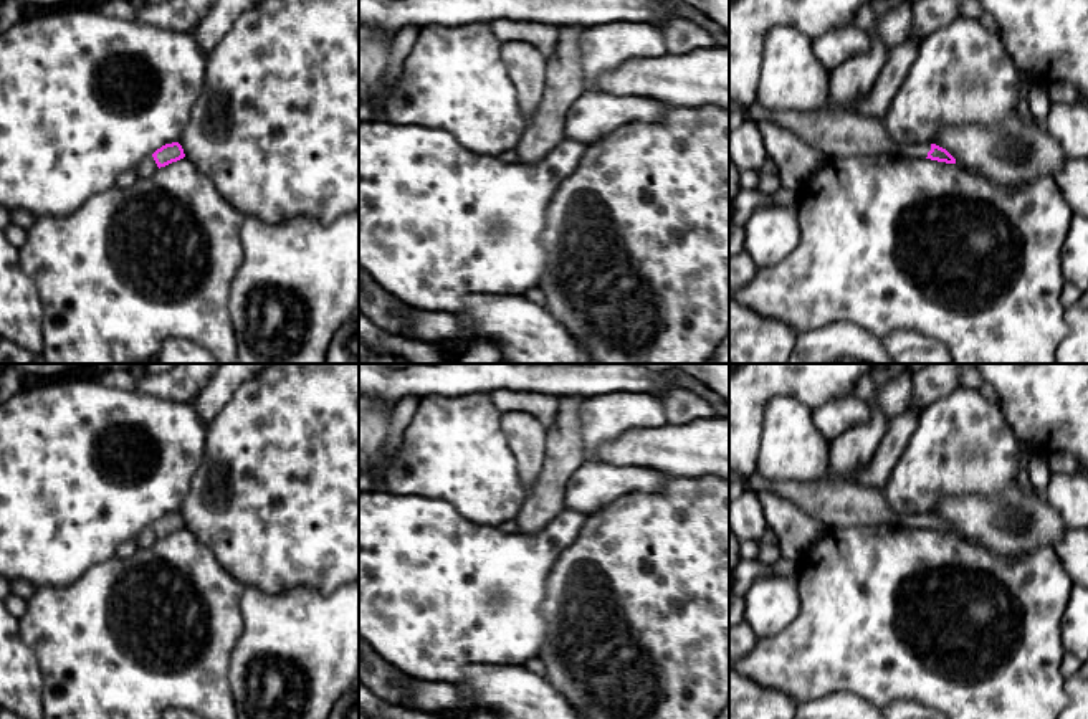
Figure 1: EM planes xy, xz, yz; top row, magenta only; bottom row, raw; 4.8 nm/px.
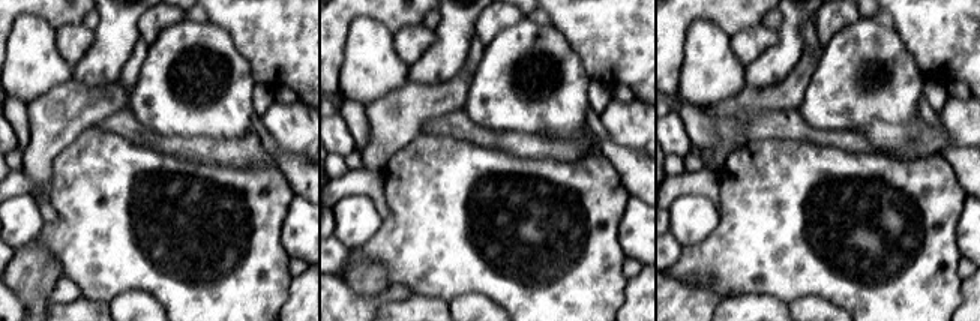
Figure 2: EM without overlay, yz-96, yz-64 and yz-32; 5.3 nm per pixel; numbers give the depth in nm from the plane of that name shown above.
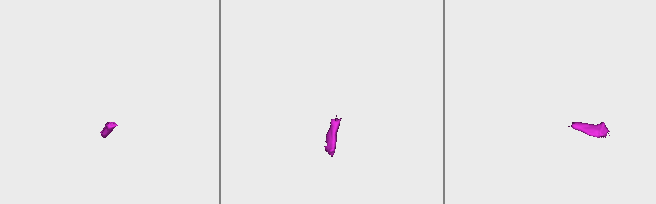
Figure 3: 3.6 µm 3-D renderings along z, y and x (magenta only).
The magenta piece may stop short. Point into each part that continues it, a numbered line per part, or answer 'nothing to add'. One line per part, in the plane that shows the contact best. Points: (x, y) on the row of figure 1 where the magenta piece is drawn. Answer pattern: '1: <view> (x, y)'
1: yz (835, 134)

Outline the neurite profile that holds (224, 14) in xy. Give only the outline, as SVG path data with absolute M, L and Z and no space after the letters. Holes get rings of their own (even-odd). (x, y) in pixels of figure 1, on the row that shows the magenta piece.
M217 0L210 12L192 30L200 50L210 53L228 33L236 18L260 2L261 0Z

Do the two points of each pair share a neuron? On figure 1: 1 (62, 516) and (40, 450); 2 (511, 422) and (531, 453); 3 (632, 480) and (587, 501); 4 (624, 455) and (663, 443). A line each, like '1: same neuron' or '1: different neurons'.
1: same neuron
2: same neuron
3: same neuron
4: same neuron

